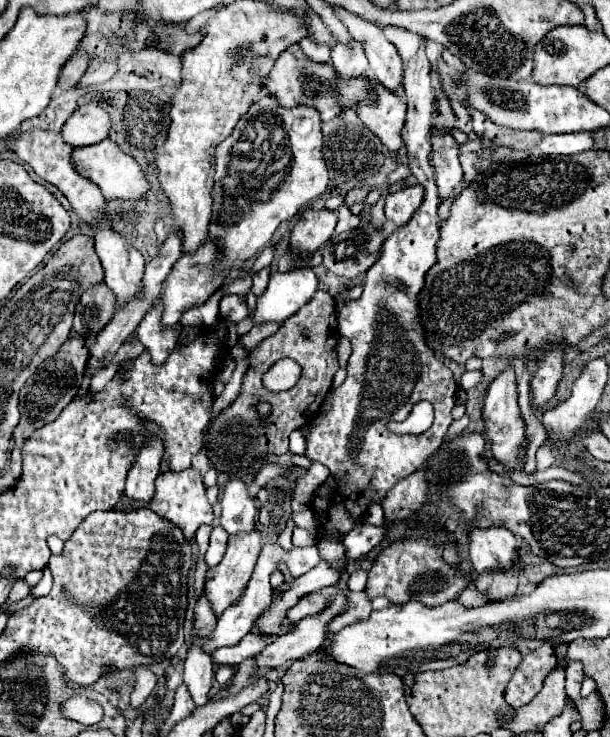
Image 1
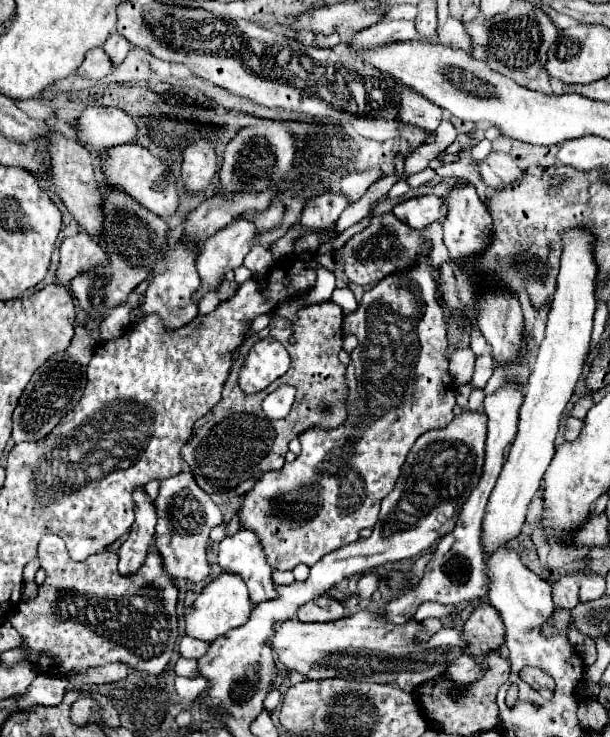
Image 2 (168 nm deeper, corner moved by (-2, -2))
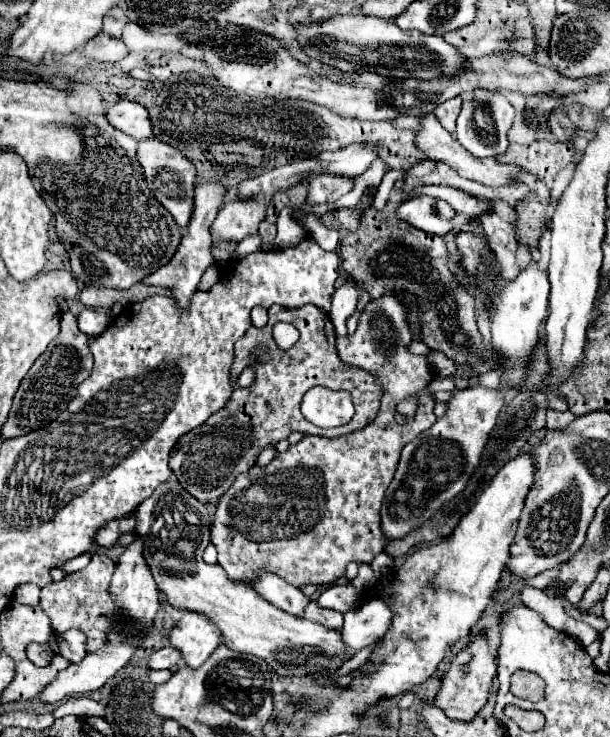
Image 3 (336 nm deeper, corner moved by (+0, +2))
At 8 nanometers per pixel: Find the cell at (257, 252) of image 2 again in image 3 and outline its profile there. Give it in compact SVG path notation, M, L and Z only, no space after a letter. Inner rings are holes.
M263 220L259 224L259 236L261 236L261 250L271 250L273 240L275 240L275 226Z

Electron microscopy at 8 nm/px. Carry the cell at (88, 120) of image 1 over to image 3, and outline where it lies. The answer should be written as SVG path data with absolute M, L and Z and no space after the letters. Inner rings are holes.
M119 100L107 108L105 116L113 128L121 130L123 134L127 134L135 140L145 140L145 138L153 136L149 114L137 102Z

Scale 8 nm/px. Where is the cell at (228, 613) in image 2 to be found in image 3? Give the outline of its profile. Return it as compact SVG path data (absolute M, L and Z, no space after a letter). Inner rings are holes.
M183 612L181 620L169 632L173 648L181 650L183 660L191 668L199 668L221 644L221 630L213 620L199 612Z

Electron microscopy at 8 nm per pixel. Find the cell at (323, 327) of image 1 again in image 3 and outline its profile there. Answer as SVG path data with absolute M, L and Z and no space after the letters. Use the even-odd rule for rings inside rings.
M283 306L269 308L269 322L263 328L251 326L245 336L235 344L235 360L231 366L233 382L239 378L241 370L247 366L249 352L265 352L261 364L257 366L257 380L249 388L235 388L227 406L223 408L229 418L209 418L203 426L187 432L171 450L169 466L177 474L179 482L201 502L217 502L235 482L239 474L249 472L257 456L267 446L277 446L277 442L287 440L291 432L319 434L319 436L343 436L353 430L367 426L379 408L381 386L361 368L345 364L335 348L335 330L329 316L317 306L301 306L289 310ZM277 322L293 324L301 338L289 348L281 350L273 338L273 326ZM313 386L327 386L331 390L347 390L353 396L355 416L349 424L341 428L319 428L303 418L299 406L303 394Z

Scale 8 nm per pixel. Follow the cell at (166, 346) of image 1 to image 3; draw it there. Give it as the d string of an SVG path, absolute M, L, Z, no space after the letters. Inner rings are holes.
M201 182L201 184L197 184L193 214L191 214L189 224L183 230L183 238L181 238L181 242L177 246L175 256L165 266L161 266L157 272L153 272L147 278L143 278L143 282L149 284L149 286L163 286L163 288L167 288L173 294L173 300L175 300L179 312L187 312L189 310L191 296L195 294L197 284L199 284L203 272L209 266L215 264L215 258L211 254L211 234L209 234L209 228L211 228L211 224L213 224L219 208L223 206L225 190L227 188L221 186L219 182Z

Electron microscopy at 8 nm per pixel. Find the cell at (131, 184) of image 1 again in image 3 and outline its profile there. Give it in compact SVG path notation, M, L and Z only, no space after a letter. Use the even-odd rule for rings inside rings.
M147 138L139 142L137 148L137 160L143 168L145 182L153 196L171 212L171 216L179 222L179 226L185 226L189 222L189 214L193 210L193 190L195 190L195 166L173 146L167 146L165 142L159 142L155 138Z

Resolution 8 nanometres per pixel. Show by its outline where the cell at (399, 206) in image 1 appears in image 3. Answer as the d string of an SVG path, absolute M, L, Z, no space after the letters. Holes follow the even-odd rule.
M415 196L401 202L397 214L401 220L423 232L445 236L447 232L451 232L449 220L455 216L455 210L445 200L437 200L431 196Z

